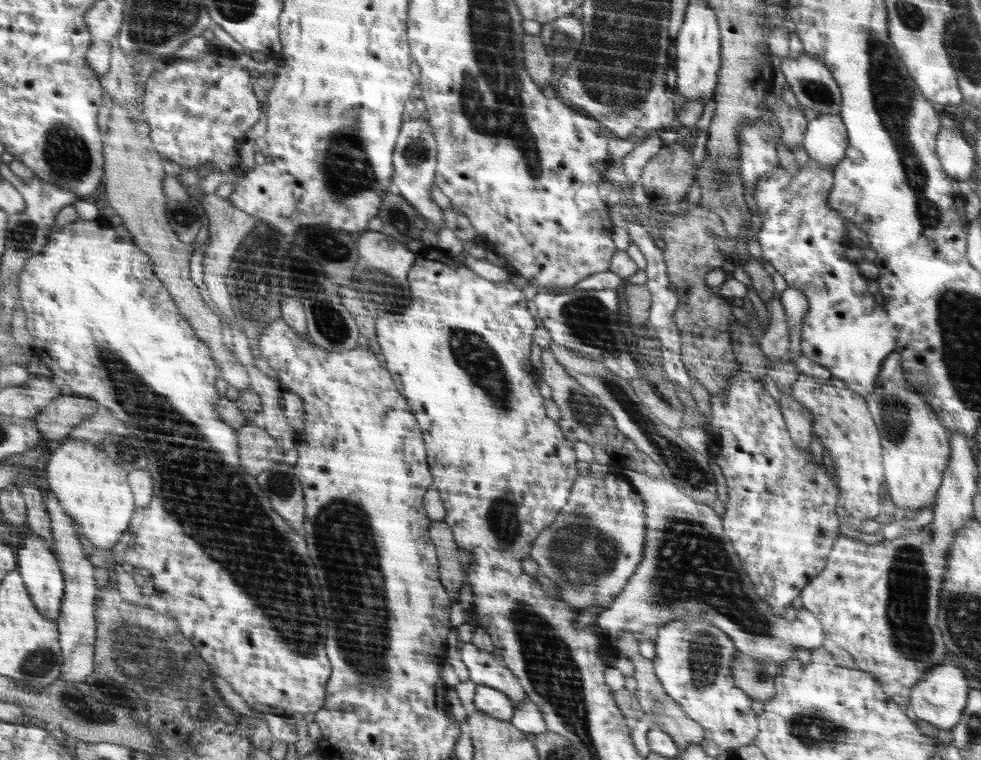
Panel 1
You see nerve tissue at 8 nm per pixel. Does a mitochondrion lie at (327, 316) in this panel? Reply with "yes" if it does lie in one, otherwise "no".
yes

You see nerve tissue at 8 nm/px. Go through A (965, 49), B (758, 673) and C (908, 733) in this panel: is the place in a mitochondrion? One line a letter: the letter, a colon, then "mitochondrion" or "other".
A: mitochondrion
B: mitochondrion
C: other

